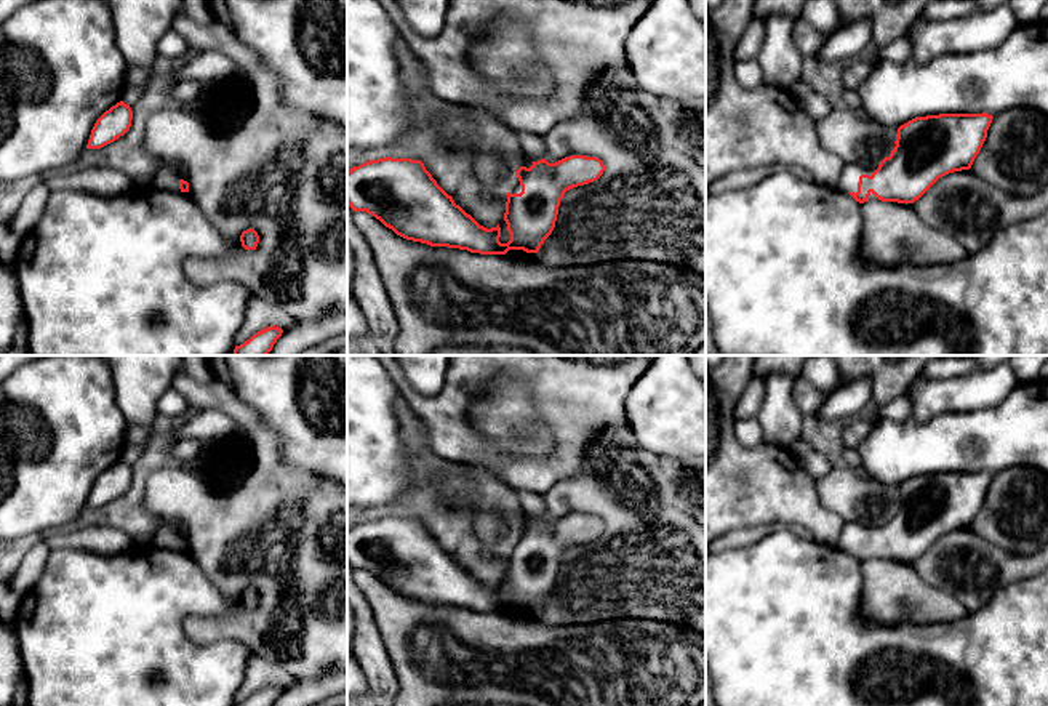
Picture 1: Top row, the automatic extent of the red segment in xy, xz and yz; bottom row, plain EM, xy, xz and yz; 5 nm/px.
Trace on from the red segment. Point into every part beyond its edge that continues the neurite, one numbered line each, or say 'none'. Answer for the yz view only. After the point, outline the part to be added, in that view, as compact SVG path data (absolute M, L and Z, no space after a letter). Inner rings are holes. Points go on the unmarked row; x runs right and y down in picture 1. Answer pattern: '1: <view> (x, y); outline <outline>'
1: yz (850, 533); outline M882 519L874 520L874 522L867 522L867 520L856 520L856 522L845 522L840 538L837 541L837 546L845 551L845 552L851 552L851 551L858 551L858 541L859 541L859 535L861 533L869 533L872 535L872 532L878 527Z

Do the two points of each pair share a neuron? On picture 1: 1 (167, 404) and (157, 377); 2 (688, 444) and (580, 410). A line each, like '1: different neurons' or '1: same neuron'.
1: different neurons
2: different neurons

